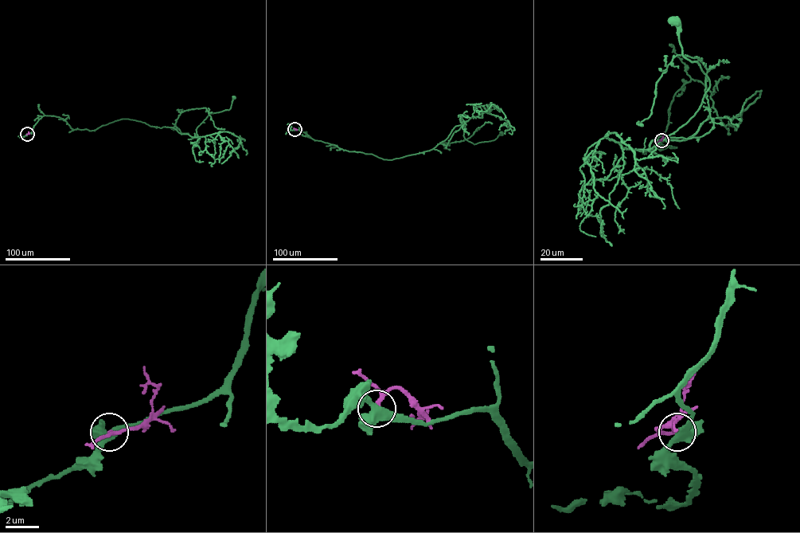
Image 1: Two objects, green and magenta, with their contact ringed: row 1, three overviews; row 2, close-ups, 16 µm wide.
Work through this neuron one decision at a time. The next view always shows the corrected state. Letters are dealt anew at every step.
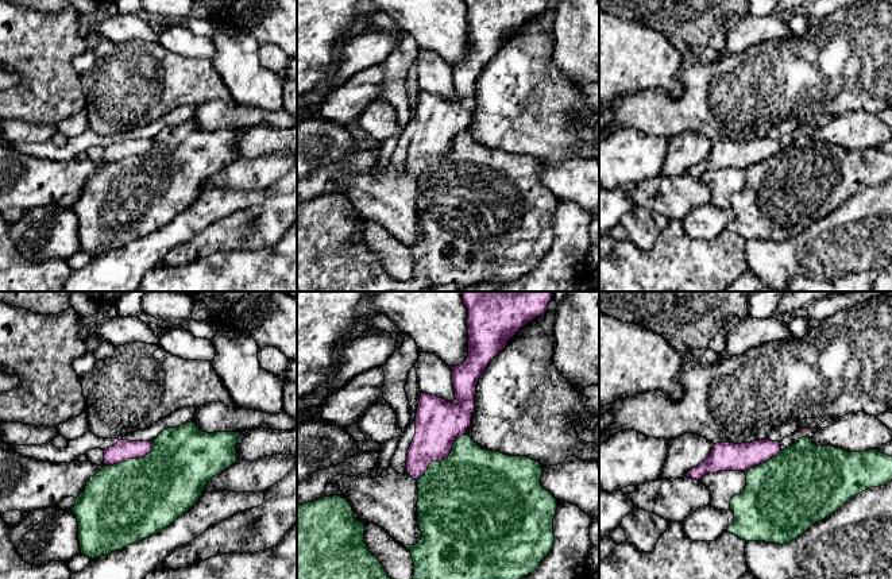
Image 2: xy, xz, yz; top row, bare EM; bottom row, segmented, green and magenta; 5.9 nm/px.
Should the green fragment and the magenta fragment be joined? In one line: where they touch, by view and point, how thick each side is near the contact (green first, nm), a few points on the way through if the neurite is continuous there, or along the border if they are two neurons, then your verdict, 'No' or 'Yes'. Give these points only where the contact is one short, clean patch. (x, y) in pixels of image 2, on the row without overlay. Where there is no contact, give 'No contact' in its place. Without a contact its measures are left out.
Touches green at xz (441, 158). Thickness 500 nm (green) against 280 nm. No

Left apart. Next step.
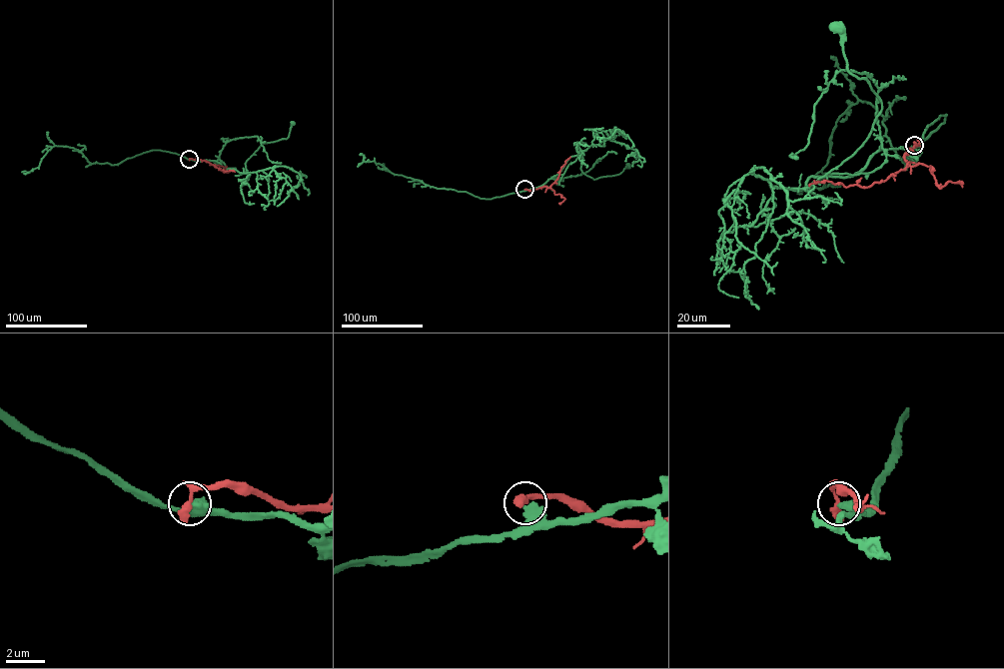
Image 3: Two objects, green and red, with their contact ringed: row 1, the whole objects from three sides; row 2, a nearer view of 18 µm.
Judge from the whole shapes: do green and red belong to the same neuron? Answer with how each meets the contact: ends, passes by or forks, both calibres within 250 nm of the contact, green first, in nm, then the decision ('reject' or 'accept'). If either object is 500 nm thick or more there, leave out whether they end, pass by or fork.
calibres 550 and 440 nm; reject

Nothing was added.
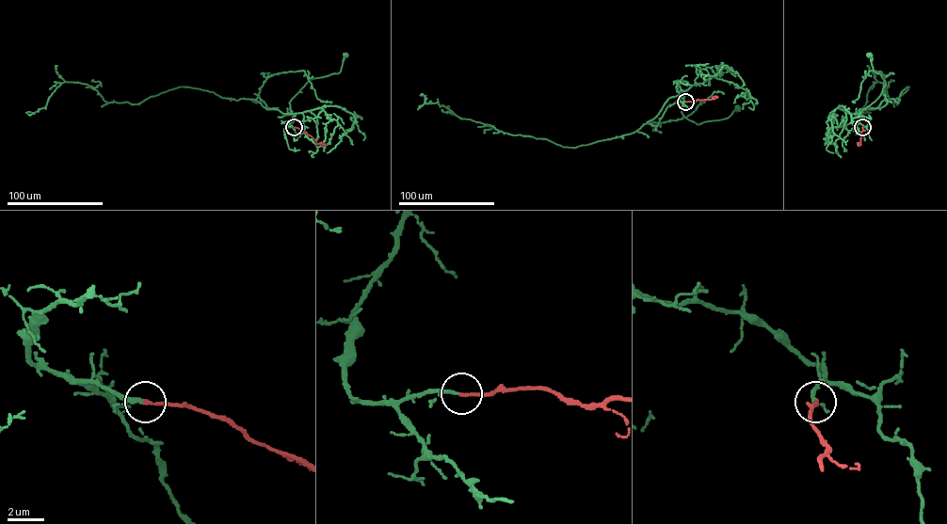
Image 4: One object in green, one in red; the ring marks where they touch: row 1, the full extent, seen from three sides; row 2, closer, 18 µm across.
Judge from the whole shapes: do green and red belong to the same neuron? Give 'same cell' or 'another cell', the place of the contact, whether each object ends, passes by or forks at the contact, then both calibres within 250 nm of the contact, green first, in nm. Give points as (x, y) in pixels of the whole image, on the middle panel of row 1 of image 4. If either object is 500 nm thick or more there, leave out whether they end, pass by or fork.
same cell | (685, 102) | green passes by | red ends | 150/190 nm

